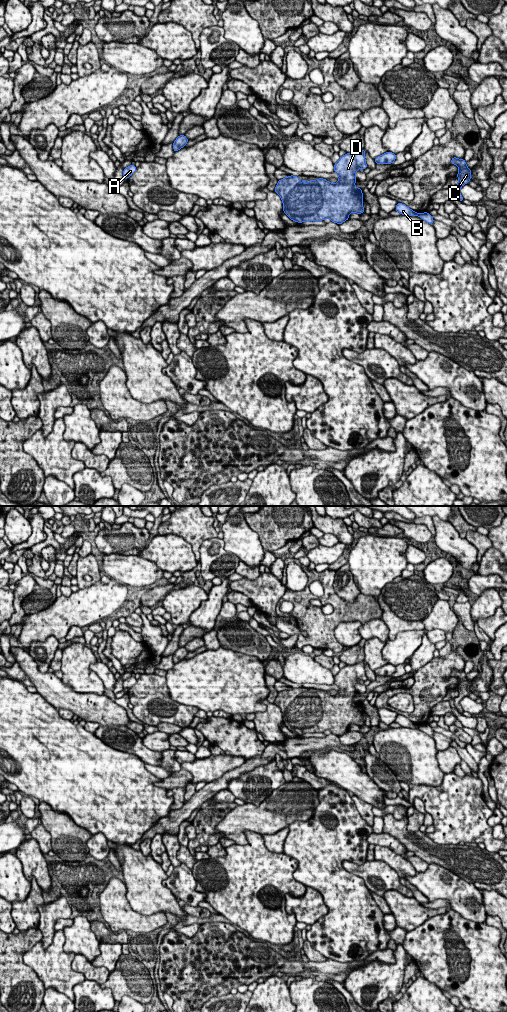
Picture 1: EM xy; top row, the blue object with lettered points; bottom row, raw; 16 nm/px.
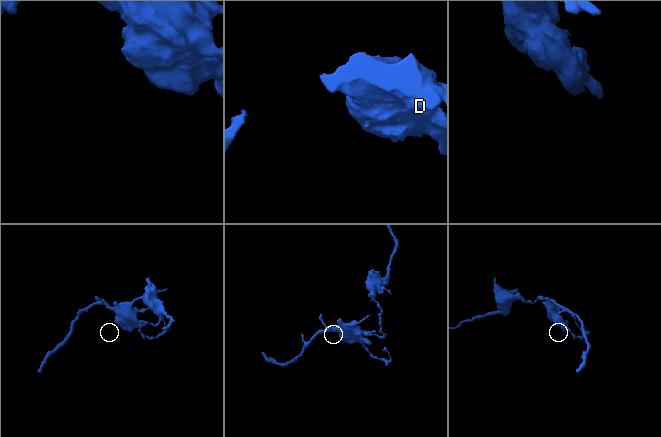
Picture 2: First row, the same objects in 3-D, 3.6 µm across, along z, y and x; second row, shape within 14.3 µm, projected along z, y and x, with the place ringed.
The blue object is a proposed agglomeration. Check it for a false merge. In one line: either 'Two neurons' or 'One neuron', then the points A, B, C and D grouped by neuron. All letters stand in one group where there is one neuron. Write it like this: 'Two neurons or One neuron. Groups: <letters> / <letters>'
Two neurons. Groups: A B D / C

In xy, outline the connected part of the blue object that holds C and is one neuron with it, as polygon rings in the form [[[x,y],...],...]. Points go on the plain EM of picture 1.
[[[452,669],[451,676],[457,677],[459,680],[457,686],[459,695],[454,698],[454,705],[459,714],[463,714],[464,711],[459,703],[463,697],[467,696],[471,692],[471,681],[467,679],[466,673],[464,671],[458,671],[456,669]]]

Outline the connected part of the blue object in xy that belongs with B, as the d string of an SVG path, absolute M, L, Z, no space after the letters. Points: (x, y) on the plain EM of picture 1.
M397 715L396 720L394 723L398 723L401 727L405 727L405 728L418 728L419 725L413 723L412 721L410 721L409 719L407 719L405 716L402 715Z

